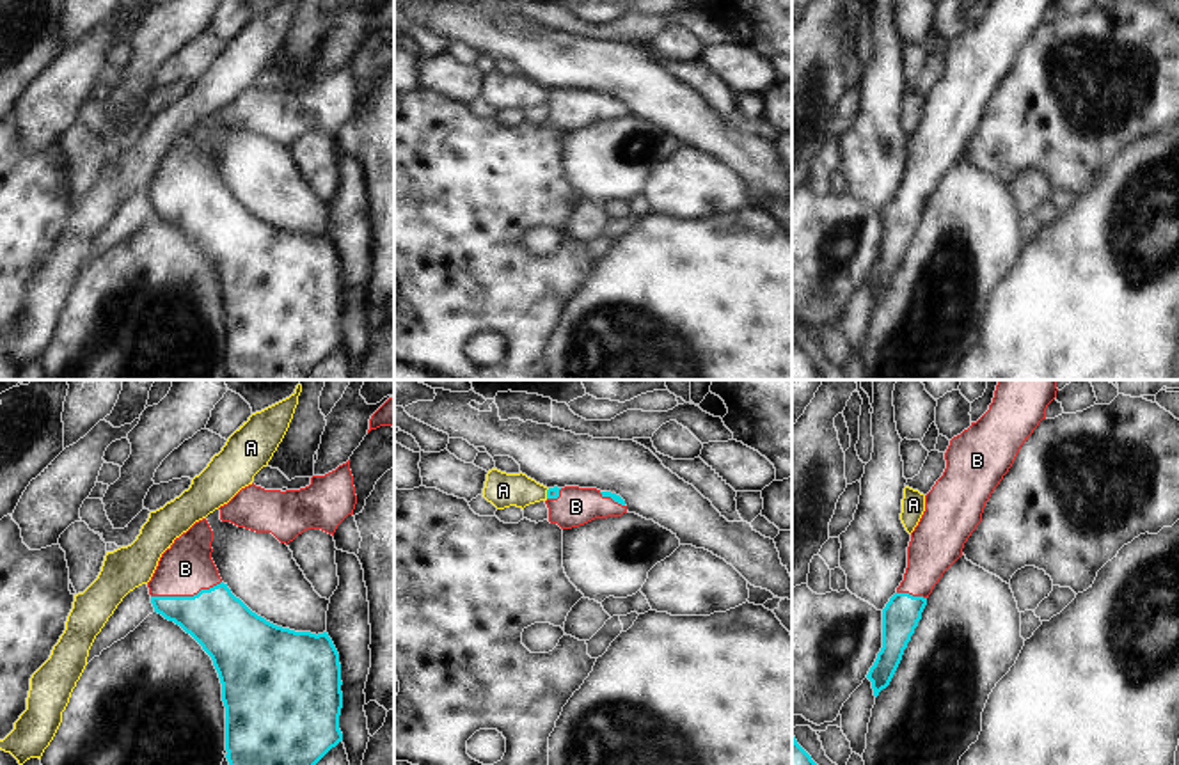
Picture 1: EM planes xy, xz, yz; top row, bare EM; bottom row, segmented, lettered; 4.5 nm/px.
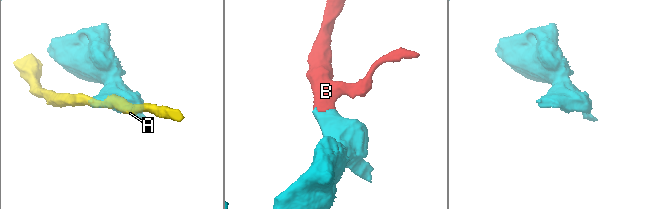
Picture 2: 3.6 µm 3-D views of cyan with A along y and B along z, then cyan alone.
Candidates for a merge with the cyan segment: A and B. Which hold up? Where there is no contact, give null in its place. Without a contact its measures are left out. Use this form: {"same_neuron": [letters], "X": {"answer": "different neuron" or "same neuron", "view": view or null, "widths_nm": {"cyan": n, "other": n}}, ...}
{"same_neuron": ["B"], "A": {"answer": "different neuron", "view": "xz", "widths_nm": {"cyan": 50, "other": 160}}, "B": {"answer": "same neuron", "view": "xy", "widths_nm": {"cyan": 280, "other": 240}}}

